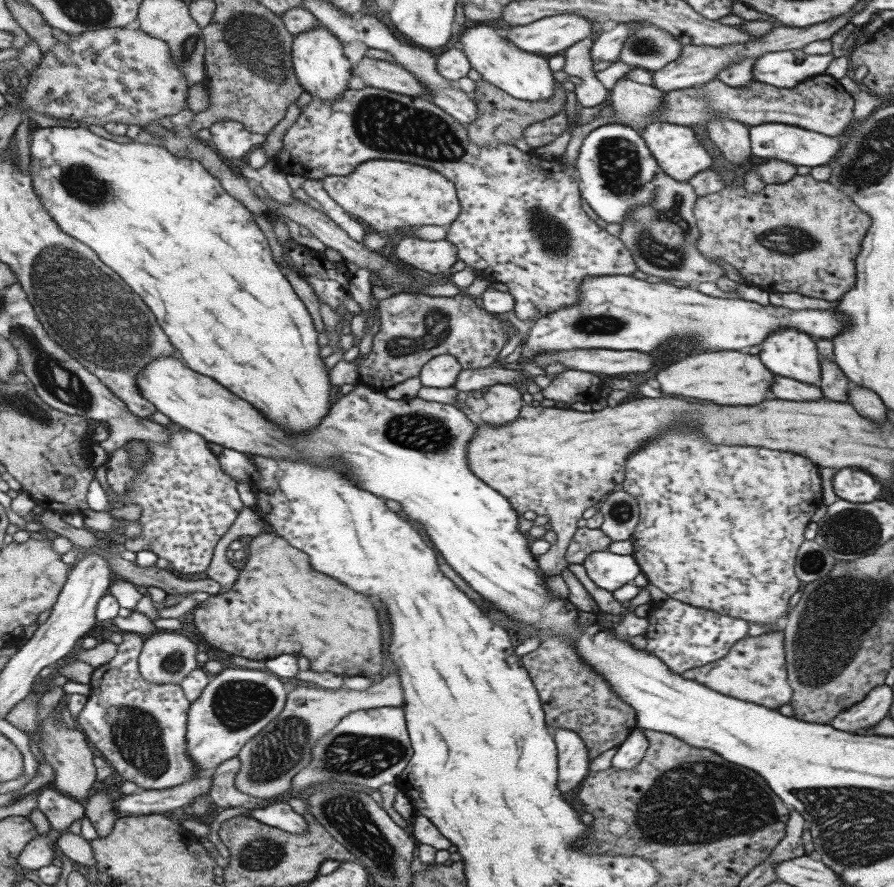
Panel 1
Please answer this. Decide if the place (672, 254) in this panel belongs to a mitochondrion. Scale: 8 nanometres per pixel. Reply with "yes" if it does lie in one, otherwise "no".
yes

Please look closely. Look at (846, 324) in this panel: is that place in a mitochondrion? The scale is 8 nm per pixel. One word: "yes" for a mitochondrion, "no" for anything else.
no

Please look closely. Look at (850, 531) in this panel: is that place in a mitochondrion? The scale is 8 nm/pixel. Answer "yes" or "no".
yes

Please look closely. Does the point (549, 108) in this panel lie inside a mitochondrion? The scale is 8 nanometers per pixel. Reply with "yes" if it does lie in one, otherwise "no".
no

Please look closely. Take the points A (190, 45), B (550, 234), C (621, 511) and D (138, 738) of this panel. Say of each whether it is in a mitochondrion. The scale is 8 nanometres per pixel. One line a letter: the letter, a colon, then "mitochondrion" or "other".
A: mitochondrion
B: mitochondrion
C: mitochondrion
D: mitochondrion

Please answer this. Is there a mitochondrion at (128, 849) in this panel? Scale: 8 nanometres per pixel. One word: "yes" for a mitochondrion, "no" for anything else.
no

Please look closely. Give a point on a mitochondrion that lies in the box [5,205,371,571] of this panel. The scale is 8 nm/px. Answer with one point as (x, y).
(91, 311)

